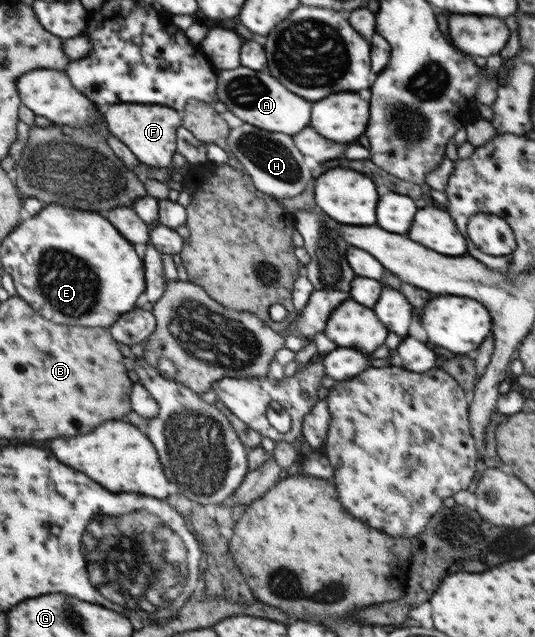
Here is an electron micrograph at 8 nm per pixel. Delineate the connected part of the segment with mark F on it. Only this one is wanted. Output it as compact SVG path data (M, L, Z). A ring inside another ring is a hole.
M116 103L103 109L108 131L124 143L140 163L149 167L172 166L172 157L176 155L176 130L182 124L182 117L176 109L157 104Z

